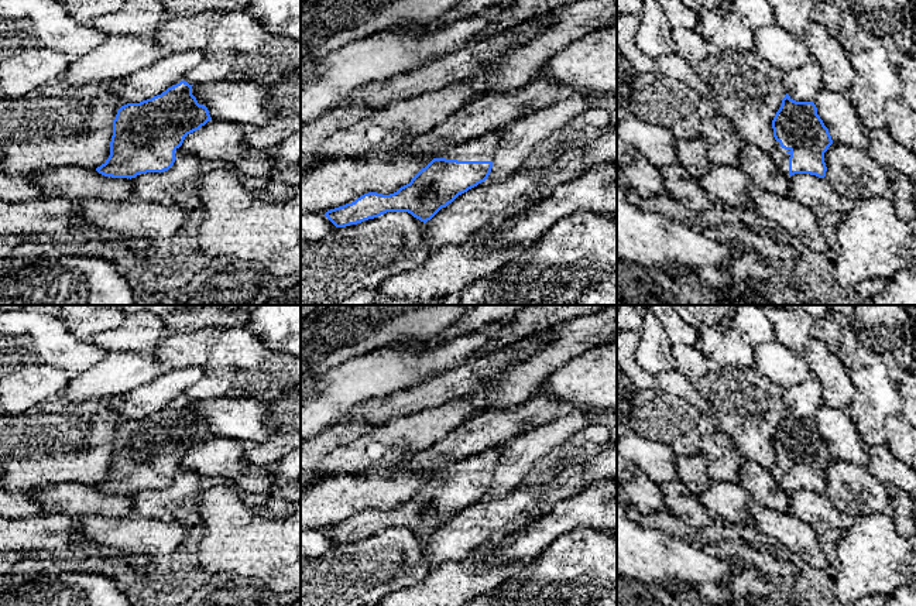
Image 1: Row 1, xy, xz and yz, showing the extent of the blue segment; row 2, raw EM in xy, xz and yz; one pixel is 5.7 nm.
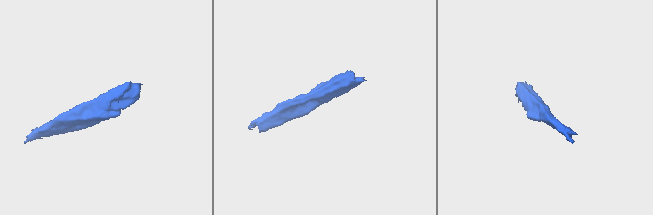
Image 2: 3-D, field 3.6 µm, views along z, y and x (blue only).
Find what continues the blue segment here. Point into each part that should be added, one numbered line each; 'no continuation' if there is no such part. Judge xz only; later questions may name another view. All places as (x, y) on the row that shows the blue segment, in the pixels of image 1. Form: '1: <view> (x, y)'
1: xz (481, 149)

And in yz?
1: yz (779, 156)

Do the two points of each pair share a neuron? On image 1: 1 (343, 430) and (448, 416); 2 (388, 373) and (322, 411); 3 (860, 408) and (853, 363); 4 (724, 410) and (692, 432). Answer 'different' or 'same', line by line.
1: different
2: same
3: different
4: different

